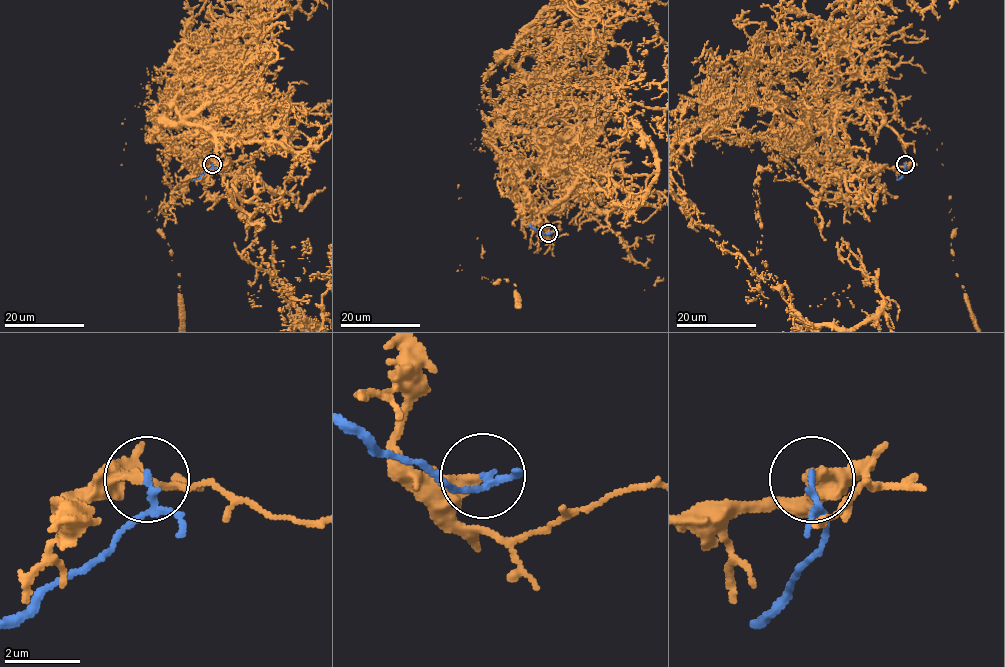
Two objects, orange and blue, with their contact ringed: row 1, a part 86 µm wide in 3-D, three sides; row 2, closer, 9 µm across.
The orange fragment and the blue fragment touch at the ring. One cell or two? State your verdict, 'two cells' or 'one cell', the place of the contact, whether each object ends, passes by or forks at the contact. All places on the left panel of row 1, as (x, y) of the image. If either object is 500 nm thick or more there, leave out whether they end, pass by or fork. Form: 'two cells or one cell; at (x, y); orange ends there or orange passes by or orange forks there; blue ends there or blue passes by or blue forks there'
two cells; at (212, 164); orange ends there; blue passes by

